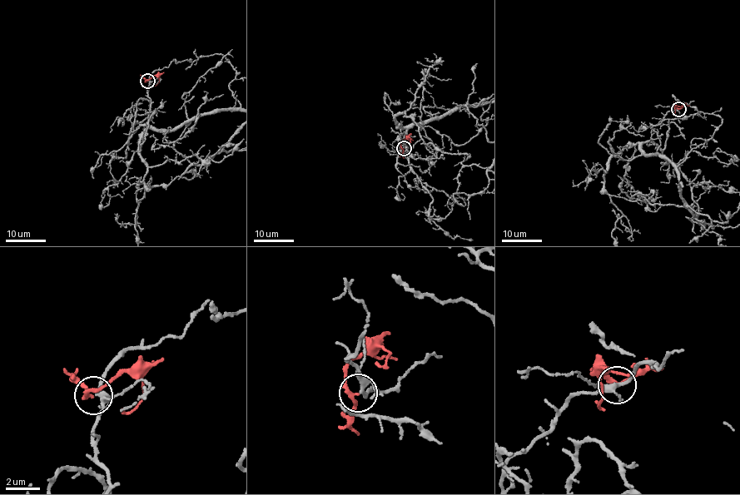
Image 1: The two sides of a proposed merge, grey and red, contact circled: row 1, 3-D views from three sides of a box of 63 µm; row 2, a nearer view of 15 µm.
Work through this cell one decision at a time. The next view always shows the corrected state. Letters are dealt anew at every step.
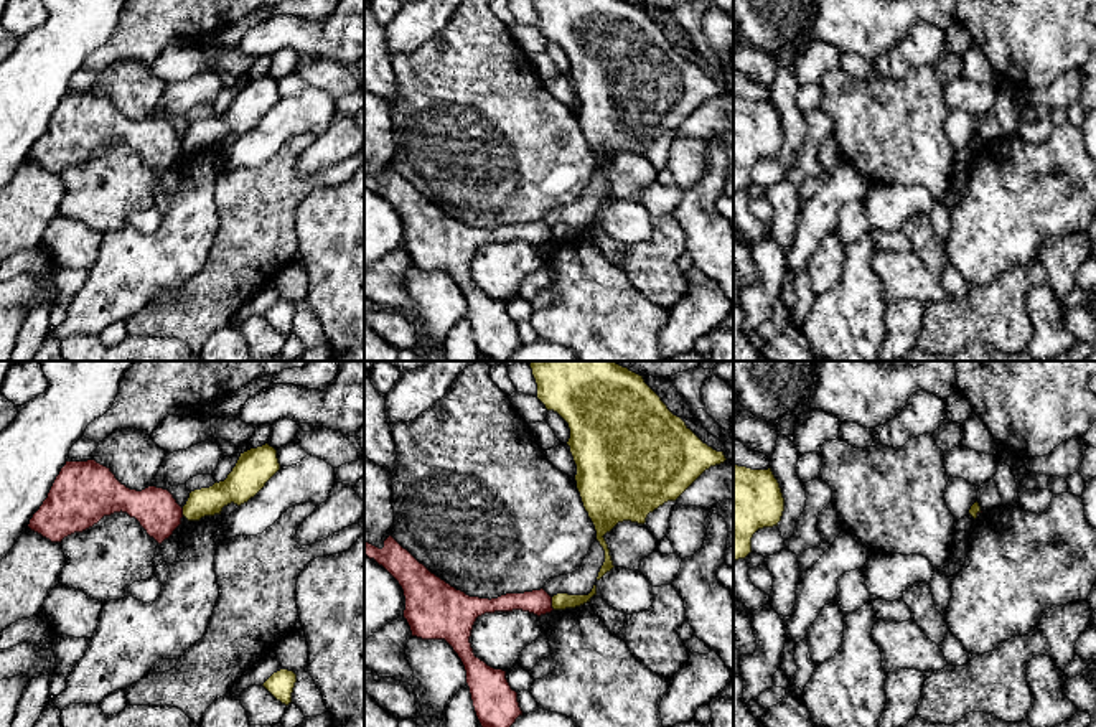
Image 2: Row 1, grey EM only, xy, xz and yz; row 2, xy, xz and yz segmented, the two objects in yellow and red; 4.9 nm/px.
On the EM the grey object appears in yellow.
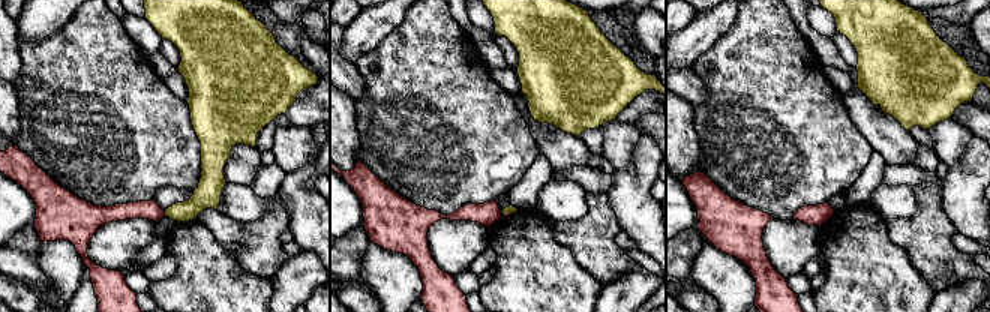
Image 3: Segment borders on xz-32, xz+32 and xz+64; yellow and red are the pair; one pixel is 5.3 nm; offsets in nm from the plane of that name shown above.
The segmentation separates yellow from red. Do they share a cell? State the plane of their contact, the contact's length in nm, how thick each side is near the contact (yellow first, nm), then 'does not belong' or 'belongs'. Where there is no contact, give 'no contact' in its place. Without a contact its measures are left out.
contact in xz; length 70 nm; calibres 80 and 120 nm; does not belong

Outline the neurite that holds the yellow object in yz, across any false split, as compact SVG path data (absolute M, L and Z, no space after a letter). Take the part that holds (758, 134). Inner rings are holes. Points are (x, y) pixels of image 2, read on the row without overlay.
M733 94L733 193L752 183L758 160L778 157L785 129L771 99L752 101Z

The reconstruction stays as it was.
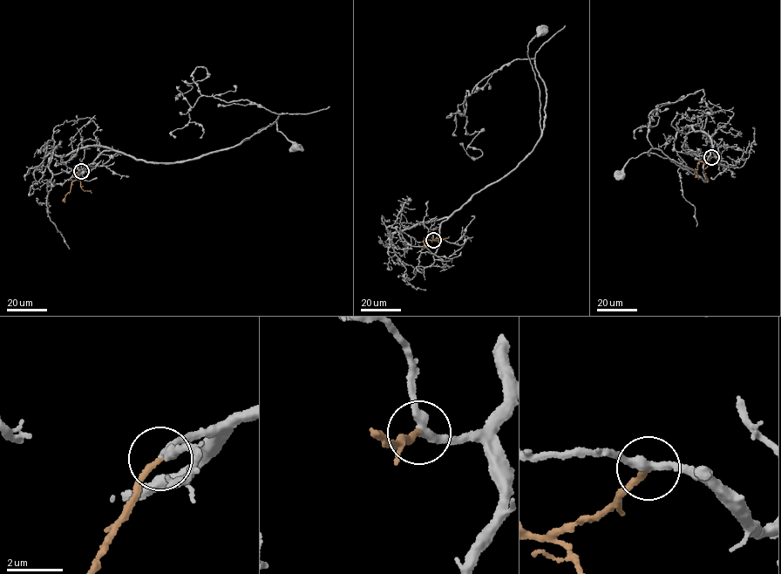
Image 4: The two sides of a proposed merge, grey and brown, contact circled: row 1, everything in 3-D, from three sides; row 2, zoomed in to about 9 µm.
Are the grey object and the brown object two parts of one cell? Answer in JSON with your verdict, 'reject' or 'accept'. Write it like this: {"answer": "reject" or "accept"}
{"answer": "accept"}

